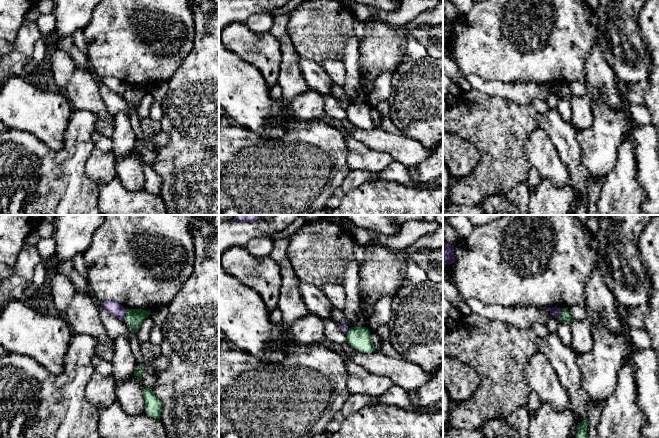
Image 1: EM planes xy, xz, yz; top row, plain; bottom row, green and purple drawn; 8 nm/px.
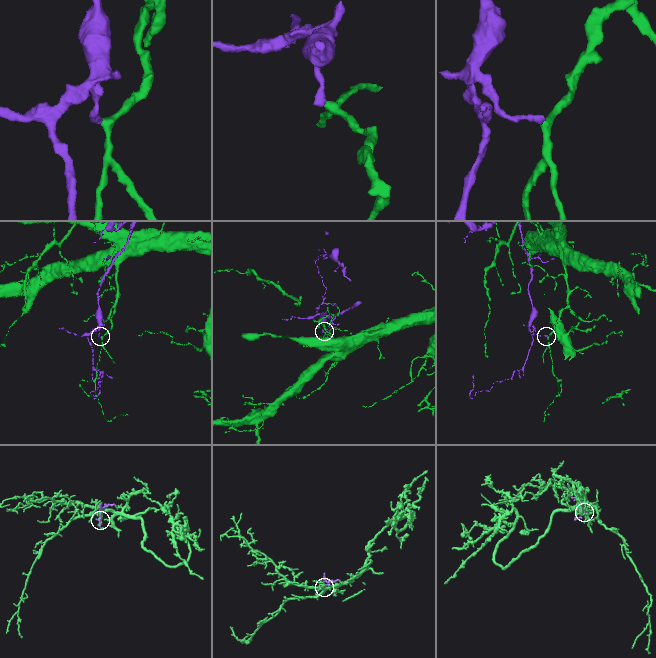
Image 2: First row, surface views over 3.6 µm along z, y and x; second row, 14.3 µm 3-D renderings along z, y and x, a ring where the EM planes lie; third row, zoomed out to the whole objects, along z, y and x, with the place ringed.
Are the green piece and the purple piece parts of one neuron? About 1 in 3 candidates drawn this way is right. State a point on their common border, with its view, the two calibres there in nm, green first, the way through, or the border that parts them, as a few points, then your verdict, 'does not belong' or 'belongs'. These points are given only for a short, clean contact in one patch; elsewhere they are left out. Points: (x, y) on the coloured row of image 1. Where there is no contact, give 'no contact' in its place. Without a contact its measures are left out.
contact xy (125, 315); calibres 150 and 110 nm; border xy (126, 309), (122, 320); does not belong

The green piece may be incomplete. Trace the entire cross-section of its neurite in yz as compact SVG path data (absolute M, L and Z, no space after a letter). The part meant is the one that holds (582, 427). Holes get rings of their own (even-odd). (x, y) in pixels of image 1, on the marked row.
M588 419L578 425L577 438L588 438L587 434Z

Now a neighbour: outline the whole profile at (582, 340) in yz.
M588 318L572 321L572 349L577 355L584 355L593 350L594 340L591 332L591 323Z

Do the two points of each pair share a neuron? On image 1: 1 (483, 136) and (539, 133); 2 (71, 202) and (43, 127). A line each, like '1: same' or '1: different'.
1: different
2: different

